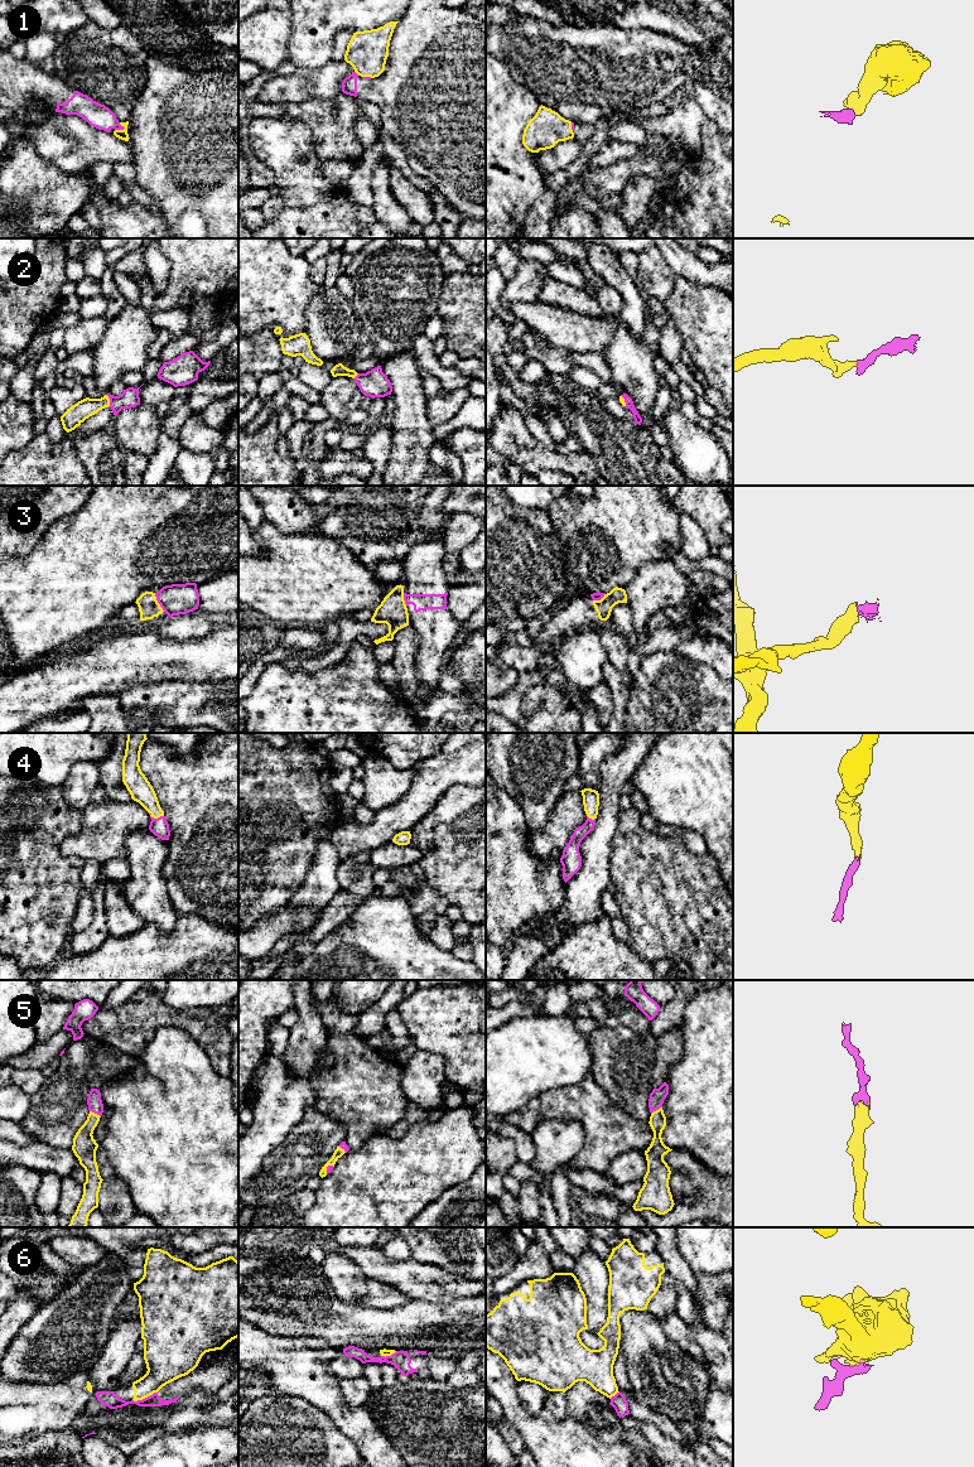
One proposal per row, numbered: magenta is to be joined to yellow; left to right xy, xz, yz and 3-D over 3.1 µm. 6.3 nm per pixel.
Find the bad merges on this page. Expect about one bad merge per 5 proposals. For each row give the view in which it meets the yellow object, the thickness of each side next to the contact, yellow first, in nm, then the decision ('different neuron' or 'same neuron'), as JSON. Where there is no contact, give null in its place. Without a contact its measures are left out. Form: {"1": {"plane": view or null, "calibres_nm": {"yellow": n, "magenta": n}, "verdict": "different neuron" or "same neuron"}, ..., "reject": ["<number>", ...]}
{"1": {"plane": "xy", "calibres_nm": {"yellow": 60, "magenta": 150}, "verdict": "different neuron"}, "2": {"plane": "xy", "calibres_nm": {"yellow": 120, "magenta": 120}, "verdict": "same neuron"}, "3": {"plane": "xy", "calibres_nm": {"yellow": 130, "magenta": 200}, "verdict": "different neuron"}, "4": {"plane": "xy", "calibres_nm": {"yellow": 150, "magenta": 120}, "verdict": "same neuron"}, "5": {"plane": "xy", "calibres_nm": {"yellow": 150, "magenta": 100}, "verdict": "same neuron"}, "6": {"plane": "xy", "calibres_nm": {"yellow": 220, "magenta": 100}, "verdict": "different neuron"}, "reject": ["1", "3", "6"]}

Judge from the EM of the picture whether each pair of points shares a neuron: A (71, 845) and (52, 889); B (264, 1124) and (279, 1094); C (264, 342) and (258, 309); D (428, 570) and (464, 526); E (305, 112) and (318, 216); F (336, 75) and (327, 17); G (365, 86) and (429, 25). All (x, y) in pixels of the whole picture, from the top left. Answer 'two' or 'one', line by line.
A: two
B: one
C: two
D: two
E: two
F: two
G: one

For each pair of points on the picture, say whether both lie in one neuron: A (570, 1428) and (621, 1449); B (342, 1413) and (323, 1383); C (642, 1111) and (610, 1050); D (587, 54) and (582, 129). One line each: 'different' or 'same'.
A: same
B: same
C: same
D: different

